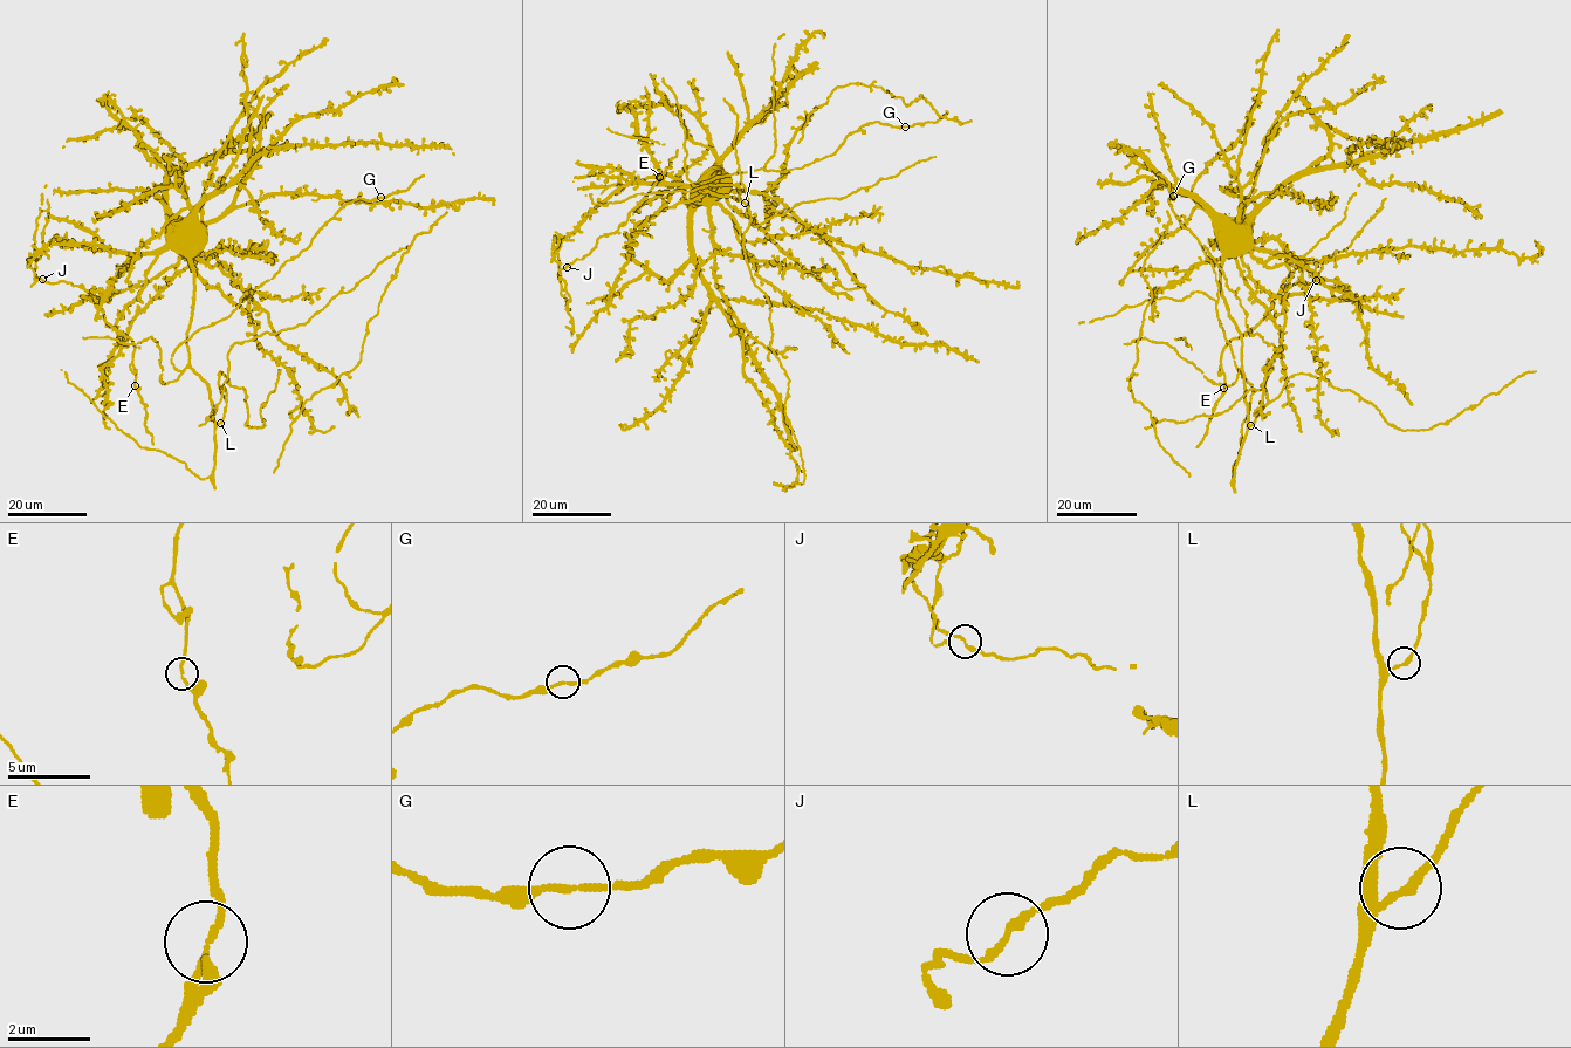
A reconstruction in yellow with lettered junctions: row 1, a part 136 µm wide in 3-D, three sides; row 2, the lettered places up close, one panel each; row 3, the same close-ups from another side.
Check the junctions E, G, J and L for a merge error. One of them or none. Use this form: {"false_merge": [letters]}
{"false_merge": []}

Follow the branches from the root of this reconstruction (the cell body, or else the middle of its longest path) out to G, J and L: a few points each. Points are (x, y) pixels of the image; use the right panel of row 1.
G: (1227, 228), (1220, 285), (1242, 343), (1239, 372), (1219, 320), (1212, 264), (1175, 216), (1173, 196)
J: (1227, 228), (1234, 230), (1241, 260), (1254, 283), (1271, 296), (1271, 305), (1284, 286), (1315, 279)
L: (1227, 228), (1222, 226), (1220, 240), (1221, 296), (1242, 343), (1241, 369), (1250, 425)

